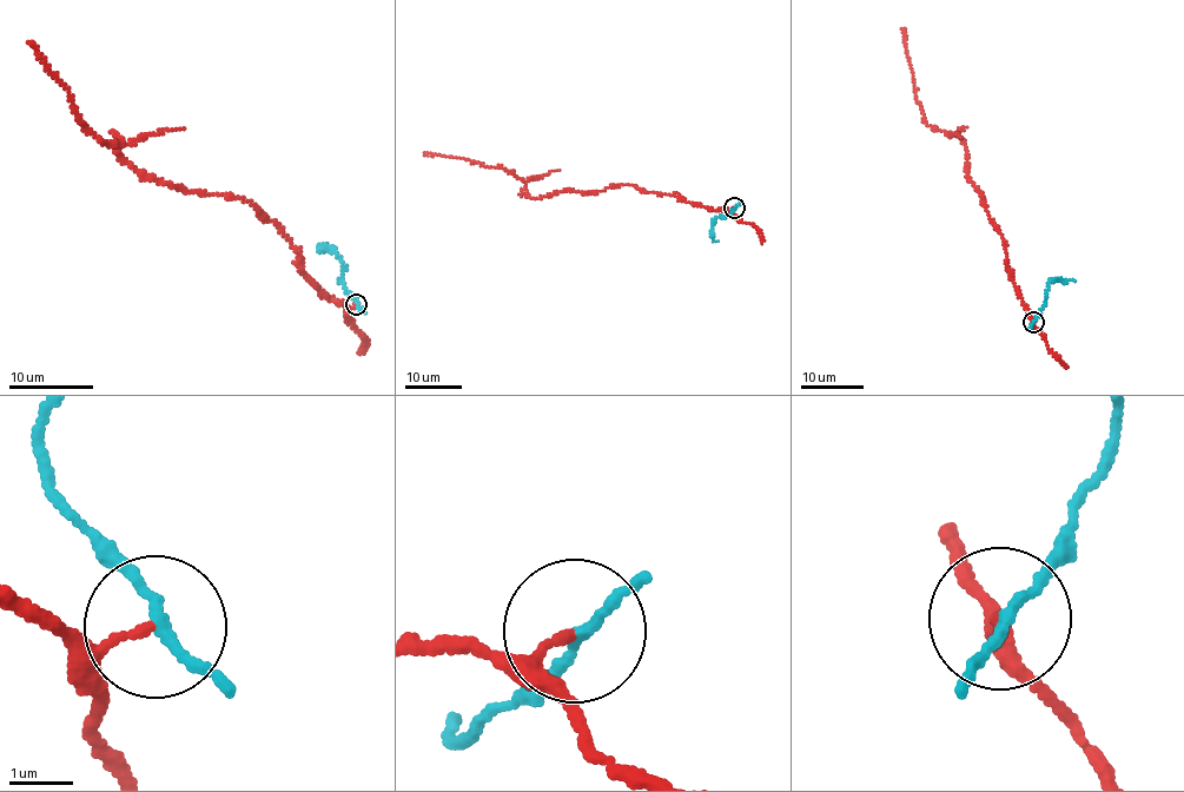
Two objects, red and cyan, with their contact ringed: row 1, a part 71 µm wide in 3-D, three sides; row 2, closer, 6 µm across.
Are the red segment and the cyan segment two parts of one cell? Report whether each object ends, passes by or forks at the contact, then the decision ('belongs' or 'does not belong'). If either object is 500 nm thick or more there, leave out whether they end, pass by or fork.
red ends | cyan passes by | does not belong

